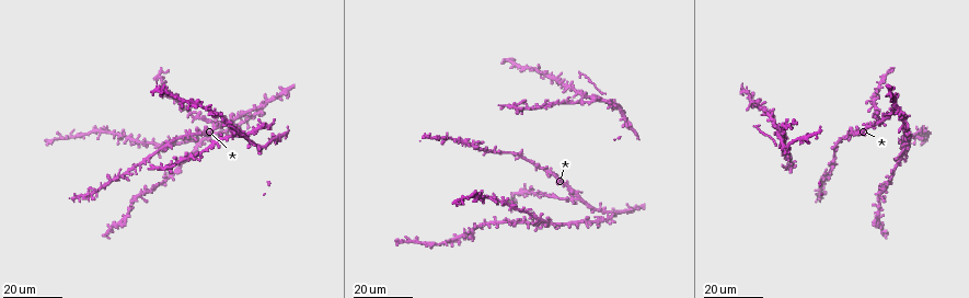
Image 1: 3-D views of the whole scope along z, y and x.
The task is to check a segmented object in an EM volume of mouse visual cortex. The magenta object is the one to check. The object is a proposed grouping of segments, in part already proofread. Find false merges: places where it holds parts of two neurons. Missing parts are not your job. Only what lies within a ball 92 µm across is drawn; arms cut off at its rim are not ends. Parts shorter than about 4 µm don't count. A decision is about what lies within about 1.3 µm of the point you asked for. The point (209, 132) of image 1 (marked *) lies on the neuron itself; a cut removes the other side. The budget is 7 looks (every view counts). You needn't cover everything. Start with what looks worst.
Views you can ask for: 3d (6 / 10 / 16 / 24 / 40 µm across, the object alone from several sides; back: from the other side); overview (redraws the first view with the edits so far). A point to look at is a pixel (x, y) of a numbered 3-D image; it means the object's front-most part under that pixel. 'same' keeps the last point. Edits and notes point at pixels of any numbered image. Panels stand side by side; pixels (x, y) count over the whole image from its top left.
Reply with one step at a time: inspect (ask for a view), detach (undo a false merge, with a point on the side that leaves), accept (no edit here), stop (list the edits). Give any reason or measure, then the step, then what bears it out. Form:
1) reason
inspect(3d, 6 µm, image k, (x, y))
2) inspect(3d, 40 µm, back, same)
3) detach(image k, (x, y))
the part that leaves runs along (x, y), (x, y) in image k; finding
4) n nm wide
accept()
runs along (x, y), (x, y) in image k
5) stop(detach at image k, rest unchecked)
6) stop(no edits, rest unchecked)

branch point
inspect(3d, 16 µm, image 1, (778, 135))

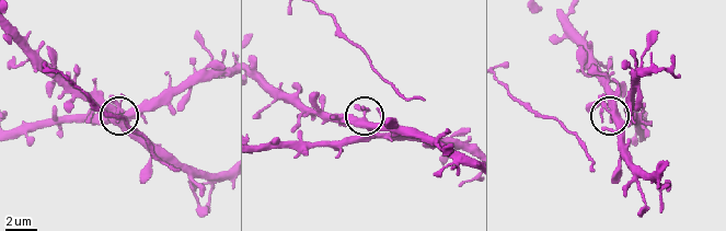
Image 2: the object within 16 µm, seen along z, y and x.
inspect(3d, 10 µm, image 2, (617, 124))

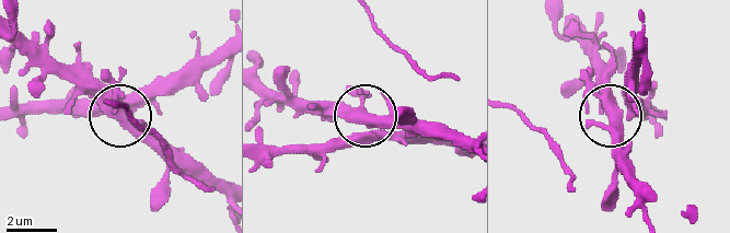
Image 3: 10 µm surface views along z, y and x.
3 arms
accept()
all the same neuron

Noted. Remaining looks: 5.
inspect(3d, 24 µm, image 1, (160, 144))

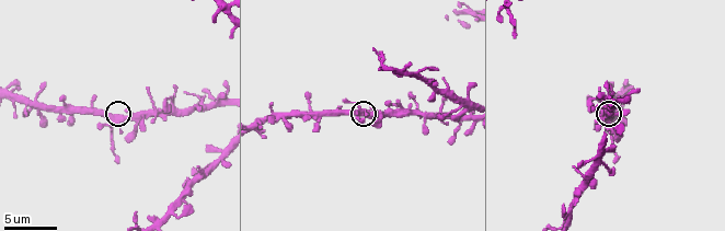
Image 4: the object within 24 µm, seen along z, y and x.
inspect(3d, 6 µm, image 4, (111, 121))

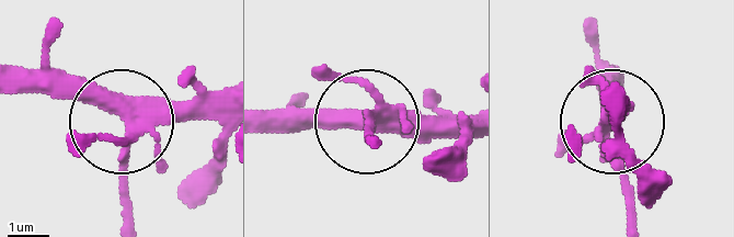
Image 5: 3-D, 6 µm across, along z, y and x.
accept()
runs along (217, 90), (134, 111), (123, 132), (123, 226) in image 5; all the same neuron

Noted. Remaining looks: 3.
thin arm on a thick one
inspect(3d, 16 µm, image 1, (162, 166))

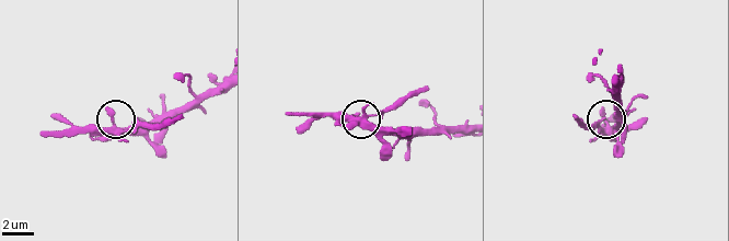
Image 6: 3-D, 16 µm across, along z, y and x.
inspect(3d, 10 µm, image 6, (364, 113))

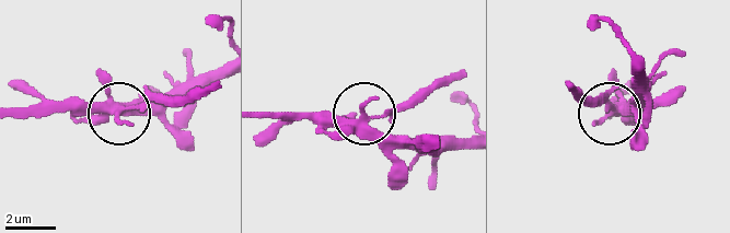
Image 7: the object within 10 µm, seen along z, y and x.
4 arms
detach(image 7, (409, 104))
the part that leaves runs along (375, 115), (418, 105), (466, 73) in image 7; a second neuron is stuck on

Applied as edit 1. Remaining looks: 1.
stop(detach at image 7, rest unchecked)

